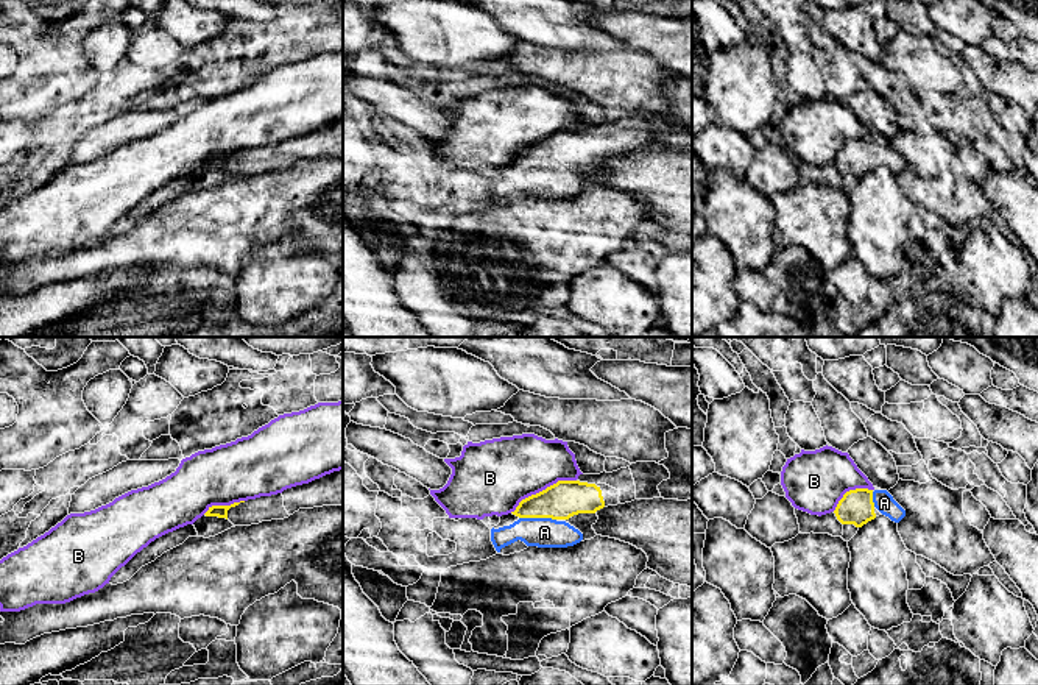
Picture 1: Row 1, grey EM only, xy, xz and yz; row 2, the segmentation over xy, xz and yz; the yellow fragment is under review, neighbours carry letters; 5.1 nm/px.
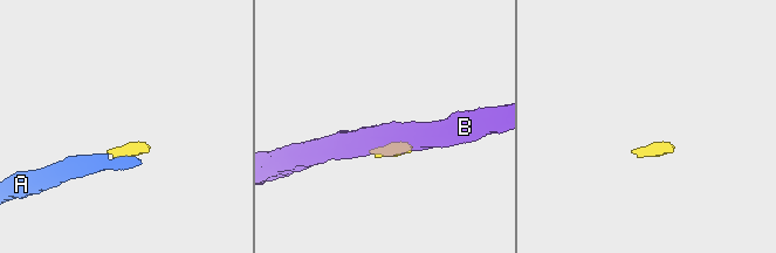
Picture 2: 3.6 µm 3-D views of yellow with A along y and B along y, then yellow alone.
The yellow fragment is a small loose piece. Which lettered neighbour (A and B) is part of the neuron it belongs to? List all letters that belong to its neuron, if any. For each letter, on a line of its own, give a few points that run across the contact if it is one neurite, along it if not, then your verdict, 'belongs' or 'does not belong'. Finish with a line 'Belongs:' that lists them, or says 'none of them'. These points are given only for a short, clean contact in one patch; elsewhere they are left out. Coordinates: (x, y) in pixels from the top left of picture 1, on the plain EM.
A: belongs
B: does not belong
Belongs: A

